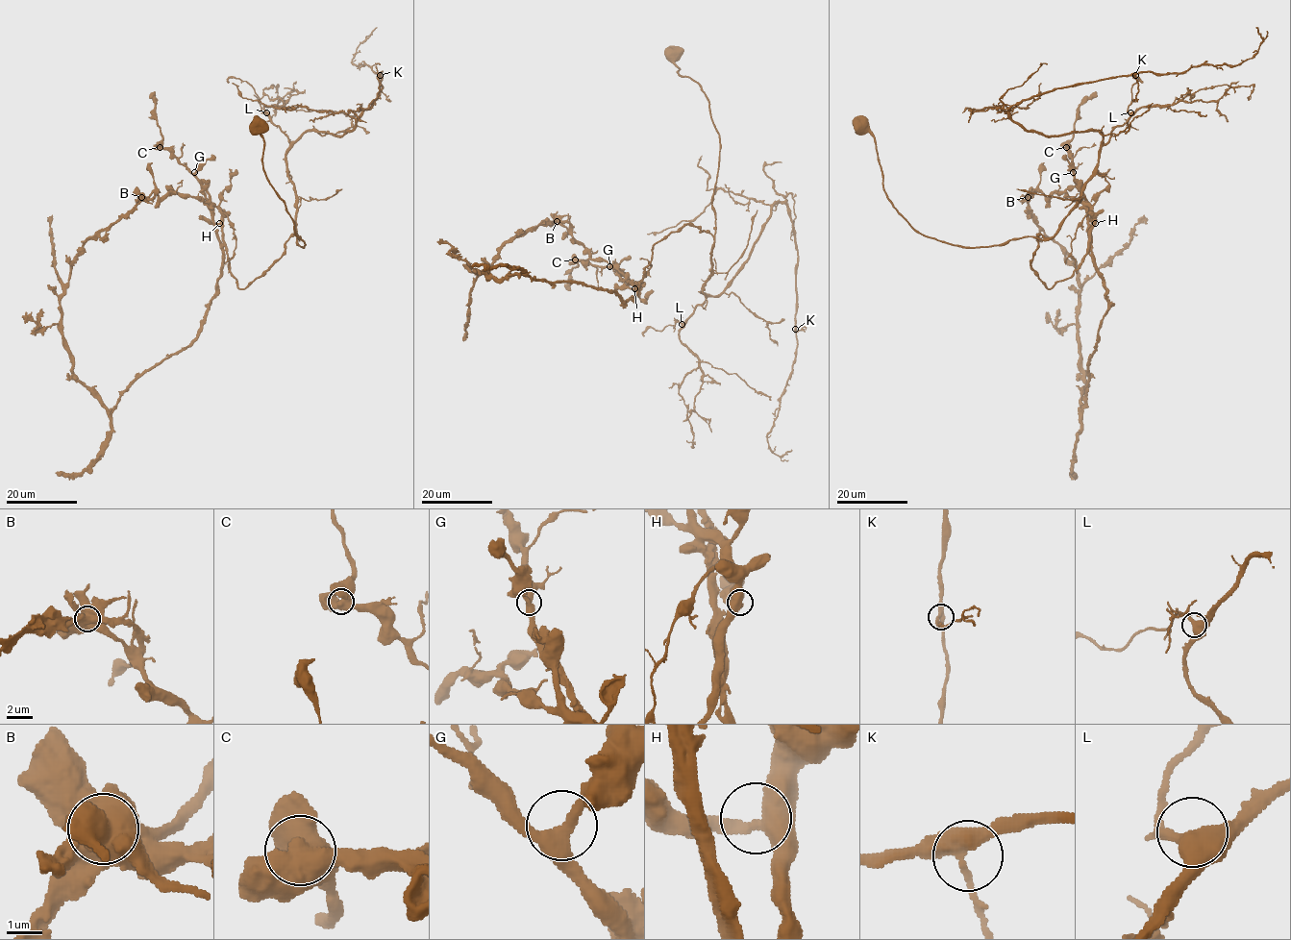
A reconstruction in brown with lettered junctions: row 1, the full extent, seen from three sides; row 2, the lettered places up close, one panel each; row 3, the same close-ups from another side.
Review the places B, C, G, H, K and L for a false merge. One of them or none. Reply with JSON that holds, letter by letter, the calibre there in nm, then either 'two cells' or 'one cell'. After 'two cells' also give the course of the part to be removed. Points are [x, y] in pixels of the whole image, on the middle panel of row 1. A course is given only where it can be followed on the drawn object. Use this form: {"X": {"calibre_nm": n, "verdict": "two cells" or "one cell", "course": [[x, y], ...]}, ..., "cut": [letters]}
{"B": {"calibre_nm": 750, "verdict": "two cells", "course": [[557, 221], [511, 236], [498, 258], [476, 273], [579, 282], [625, 301], [637, 285], [619, 275], [624, 269]]}, "C": {"calibre_nm": 600, "verdict": "one cell"}, "G": {"calibre_nm": 380, "verdict": "one cell"}, "H": {"calibre_nm": 400, "verdict": "one cell"}, "K": {"calibre_nm": 340, "verdict": "one cell"}, "L": {"calibre_nm": 500, "verdict": "one cell"}, "cut": ["B"]}

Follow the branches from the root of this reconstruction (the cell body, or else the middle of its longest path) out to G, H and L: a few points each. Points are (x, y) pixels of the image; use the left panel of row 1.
G: (258, 126), (266, 179), (304, 246), (293, 234), (284, 254), (243, 288), (230, 271), (213, 210), (194, 172)
H: (258, 126), (266, 179), (304, 246), (293, 234), (284, 254), (240, 288), (230, 271), (219, 223)
L: (258, 126), (266, 179), (284, 202), (303, 247), (297, 243), (296, 195), (287, 169), (289, 139), (266, 112)

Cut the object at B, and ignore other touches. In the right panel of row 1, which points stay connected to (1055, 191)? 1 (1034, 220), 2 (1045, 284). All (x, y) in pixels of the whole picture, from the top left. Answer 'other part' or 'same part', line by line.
1: other part
2: same part

